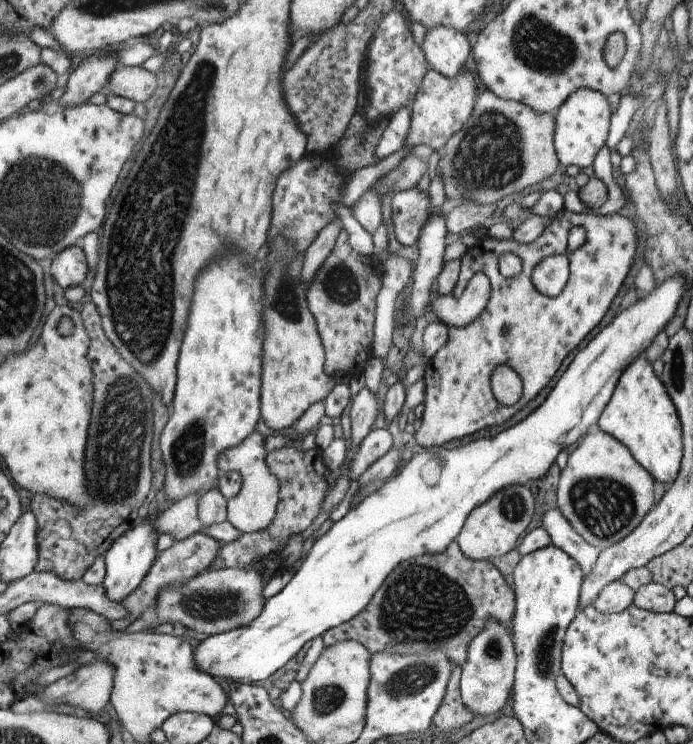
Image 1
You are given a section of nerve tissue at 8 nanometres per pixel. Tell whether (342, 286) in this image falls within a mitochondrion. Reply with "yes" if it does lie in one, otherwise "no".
yes

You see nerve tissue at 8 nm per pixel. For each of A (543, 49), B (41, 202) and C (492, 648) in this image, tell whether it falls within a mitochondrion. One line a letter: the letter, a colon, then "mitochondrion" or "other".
A: mitochondrion
B: mitochondrion
C: mitochondrion

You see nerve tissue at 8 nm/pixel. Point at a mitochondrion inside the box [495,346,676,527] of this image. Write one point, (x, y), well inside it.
(513, 507)

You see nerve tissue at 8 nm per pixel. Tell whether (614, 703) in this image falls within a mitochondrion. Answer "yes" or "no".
no

